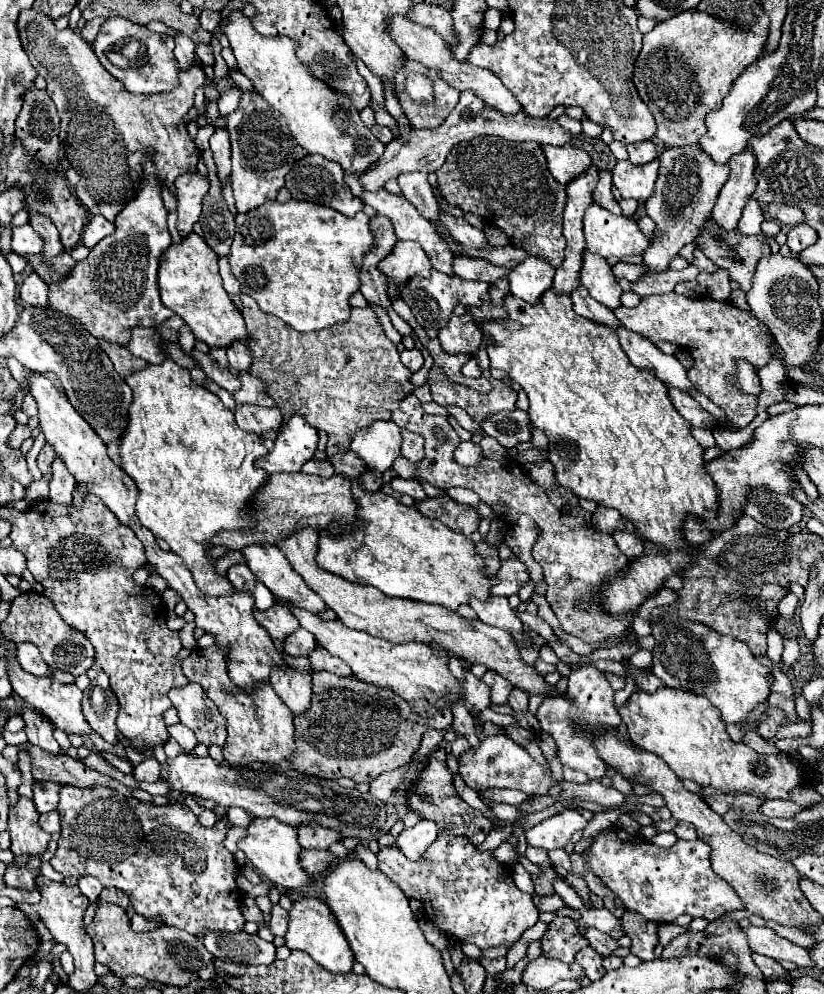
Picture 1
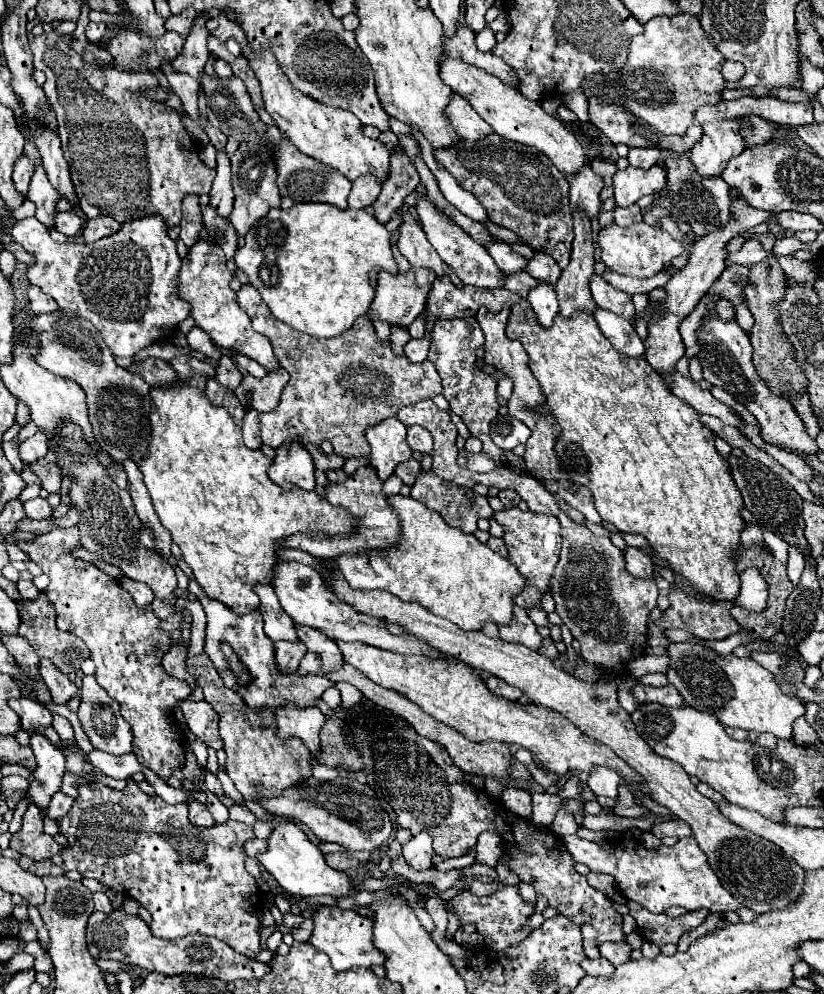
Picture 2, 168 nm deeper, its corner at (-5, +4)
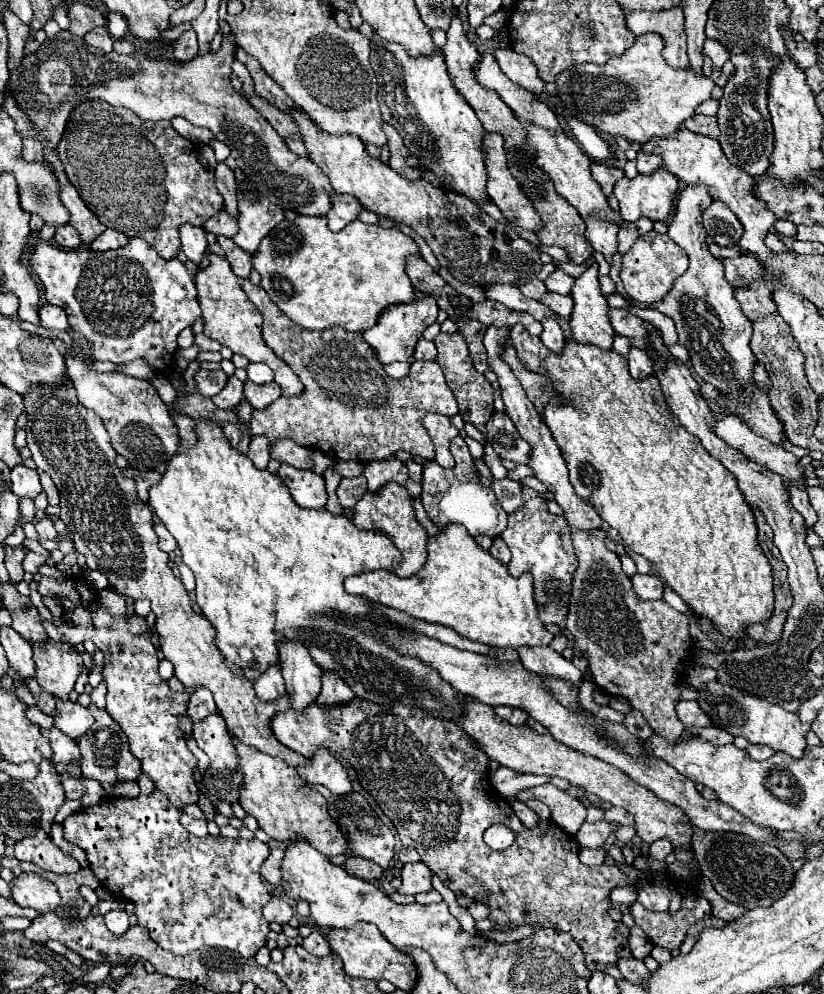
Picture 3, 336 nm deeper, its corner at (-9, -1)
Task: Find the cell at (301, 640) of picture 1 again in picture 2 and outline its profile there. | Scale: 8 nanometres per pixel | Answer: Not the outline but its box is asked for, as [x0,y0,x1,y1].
[274,641,306,673]

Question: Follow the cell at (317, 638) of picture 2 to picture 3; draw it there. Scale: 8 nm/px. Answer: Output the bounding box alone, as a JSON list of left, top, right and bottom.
[318,670,354,704]

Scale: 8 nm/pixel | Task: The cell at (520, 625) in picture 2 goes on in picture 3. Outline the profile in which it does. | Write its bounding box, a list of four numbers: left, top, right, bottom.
[516,646,582,684]

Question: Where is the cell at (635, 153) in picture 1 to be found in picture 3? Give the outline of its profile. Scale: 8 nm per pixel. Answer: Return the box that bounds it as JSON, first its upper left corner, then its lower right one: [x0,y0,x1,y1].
[636,152,662,174]

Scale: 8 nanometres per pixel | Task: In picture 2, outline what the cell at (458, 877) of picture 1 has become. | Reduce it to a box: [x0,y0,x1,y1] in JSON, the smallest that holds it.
[448,883,534,951]

